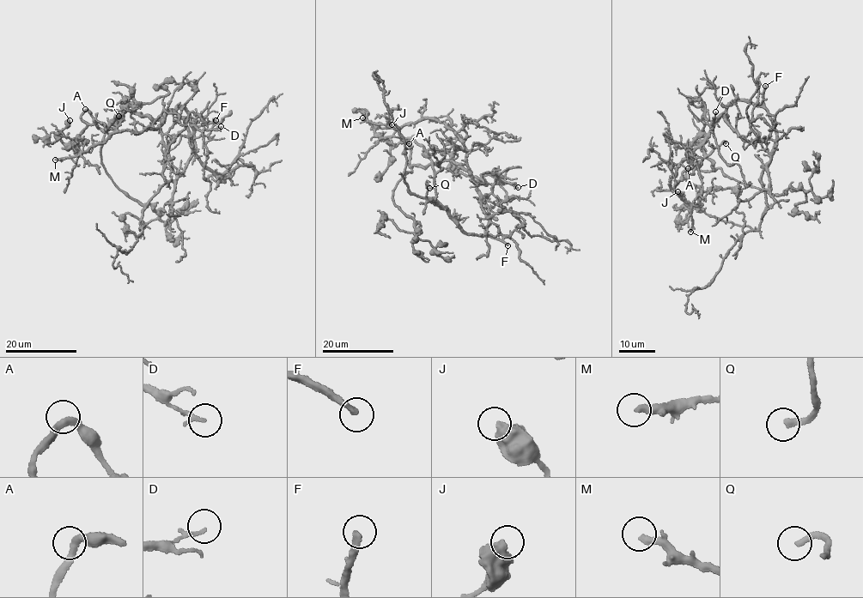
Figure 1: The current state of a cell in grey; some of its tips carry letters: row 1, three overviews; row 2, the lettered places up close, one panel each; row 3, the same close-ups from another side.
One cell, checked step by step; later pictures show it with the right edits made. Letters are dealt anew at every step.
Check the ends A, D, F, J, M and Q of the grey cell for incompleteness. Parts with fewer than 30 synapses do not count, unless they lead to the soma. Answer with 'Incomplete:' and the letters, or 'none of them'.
Incomplete: F

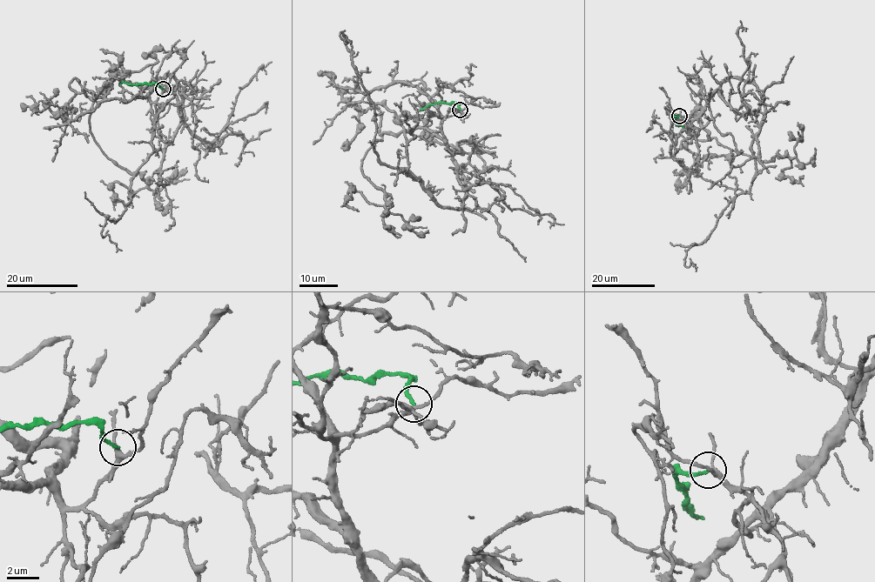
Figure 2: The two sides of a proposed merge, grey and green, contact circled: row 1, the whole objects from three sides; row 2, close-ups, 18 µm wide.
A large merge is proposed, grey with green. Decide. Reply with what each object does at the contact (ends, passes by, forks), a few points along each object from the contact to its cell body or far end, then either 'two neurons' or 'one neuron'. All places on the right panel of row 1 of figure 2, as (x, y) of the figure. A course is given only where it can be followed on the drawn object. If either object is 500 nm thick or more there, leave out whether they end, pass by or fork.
grey forks | green ends | grey via (679, 116), (691, 126), (734, 76), (757, 86), (764, 108), (750, 190), (687, 251), (685, 266), (696, 267) | green via (679, 116), (672, 117), (678, 126), (683, 127) | two neurons

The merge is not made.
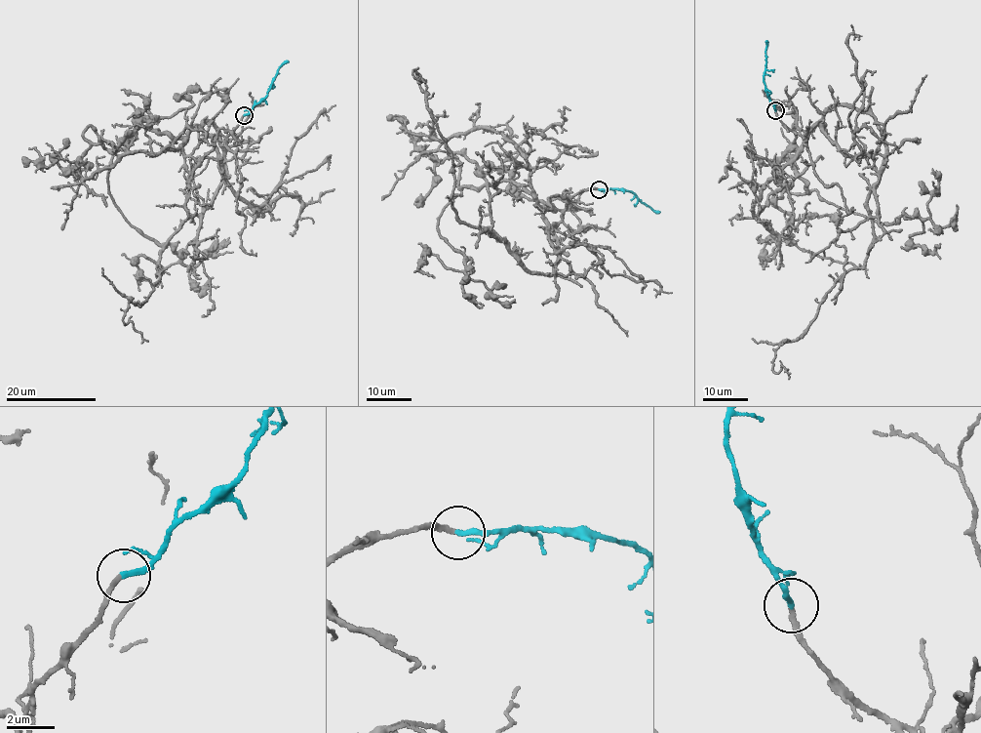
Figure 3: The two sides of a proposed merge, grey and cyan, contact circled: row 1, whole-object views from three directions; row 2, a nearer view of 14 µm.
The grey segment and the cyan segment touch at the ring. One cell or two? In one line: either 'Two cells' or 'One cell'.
One cell

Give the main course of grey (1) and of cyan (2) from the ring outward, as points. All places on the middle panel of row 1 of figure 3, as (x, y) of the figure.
1: (598, 189), (550, 229), (553, 274), (528, 269), (458, 219), (412, 70), (424, 82)
2: (600, 189), (627, 190), (660, 212)

